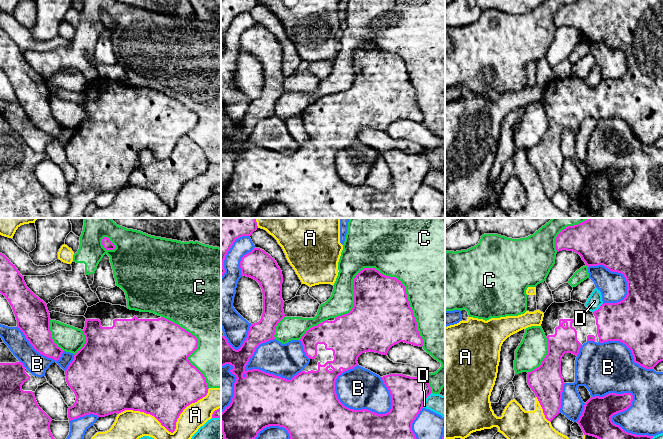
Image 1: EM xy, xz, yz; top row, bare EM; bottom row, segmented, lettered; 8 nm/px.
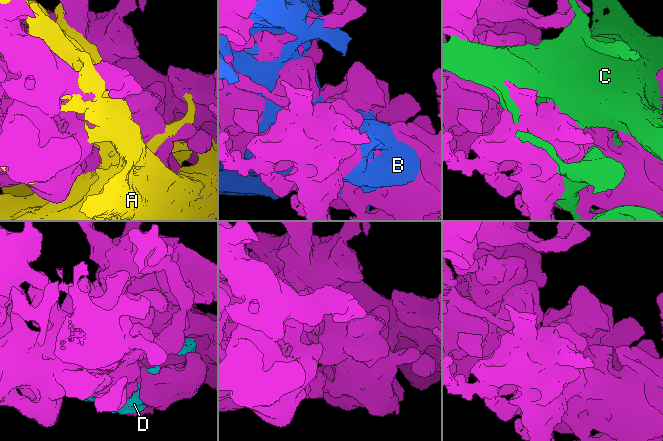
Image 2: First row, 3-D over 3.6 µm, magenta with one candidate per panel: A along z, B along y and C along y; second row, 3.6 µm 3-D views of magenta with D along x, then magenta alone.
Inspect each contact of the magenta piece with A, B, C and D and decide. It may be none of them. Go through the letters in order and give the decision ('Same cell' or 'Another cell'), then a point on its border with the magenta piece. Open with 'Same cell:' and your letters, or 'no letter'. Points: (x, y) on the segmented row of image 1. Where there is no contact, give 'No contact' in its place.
Same cell: no letter
A: Another cell. Touches magenta at xy (170, 431)
B: Another cell. Touches magenta at xz (352, 409)
C: Another cell. Touches magenta at xz (406, 294)
D: Another cell. Touches magenta at xz (425, 399)

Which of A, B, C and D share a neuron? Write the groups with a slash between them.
A B D / C

